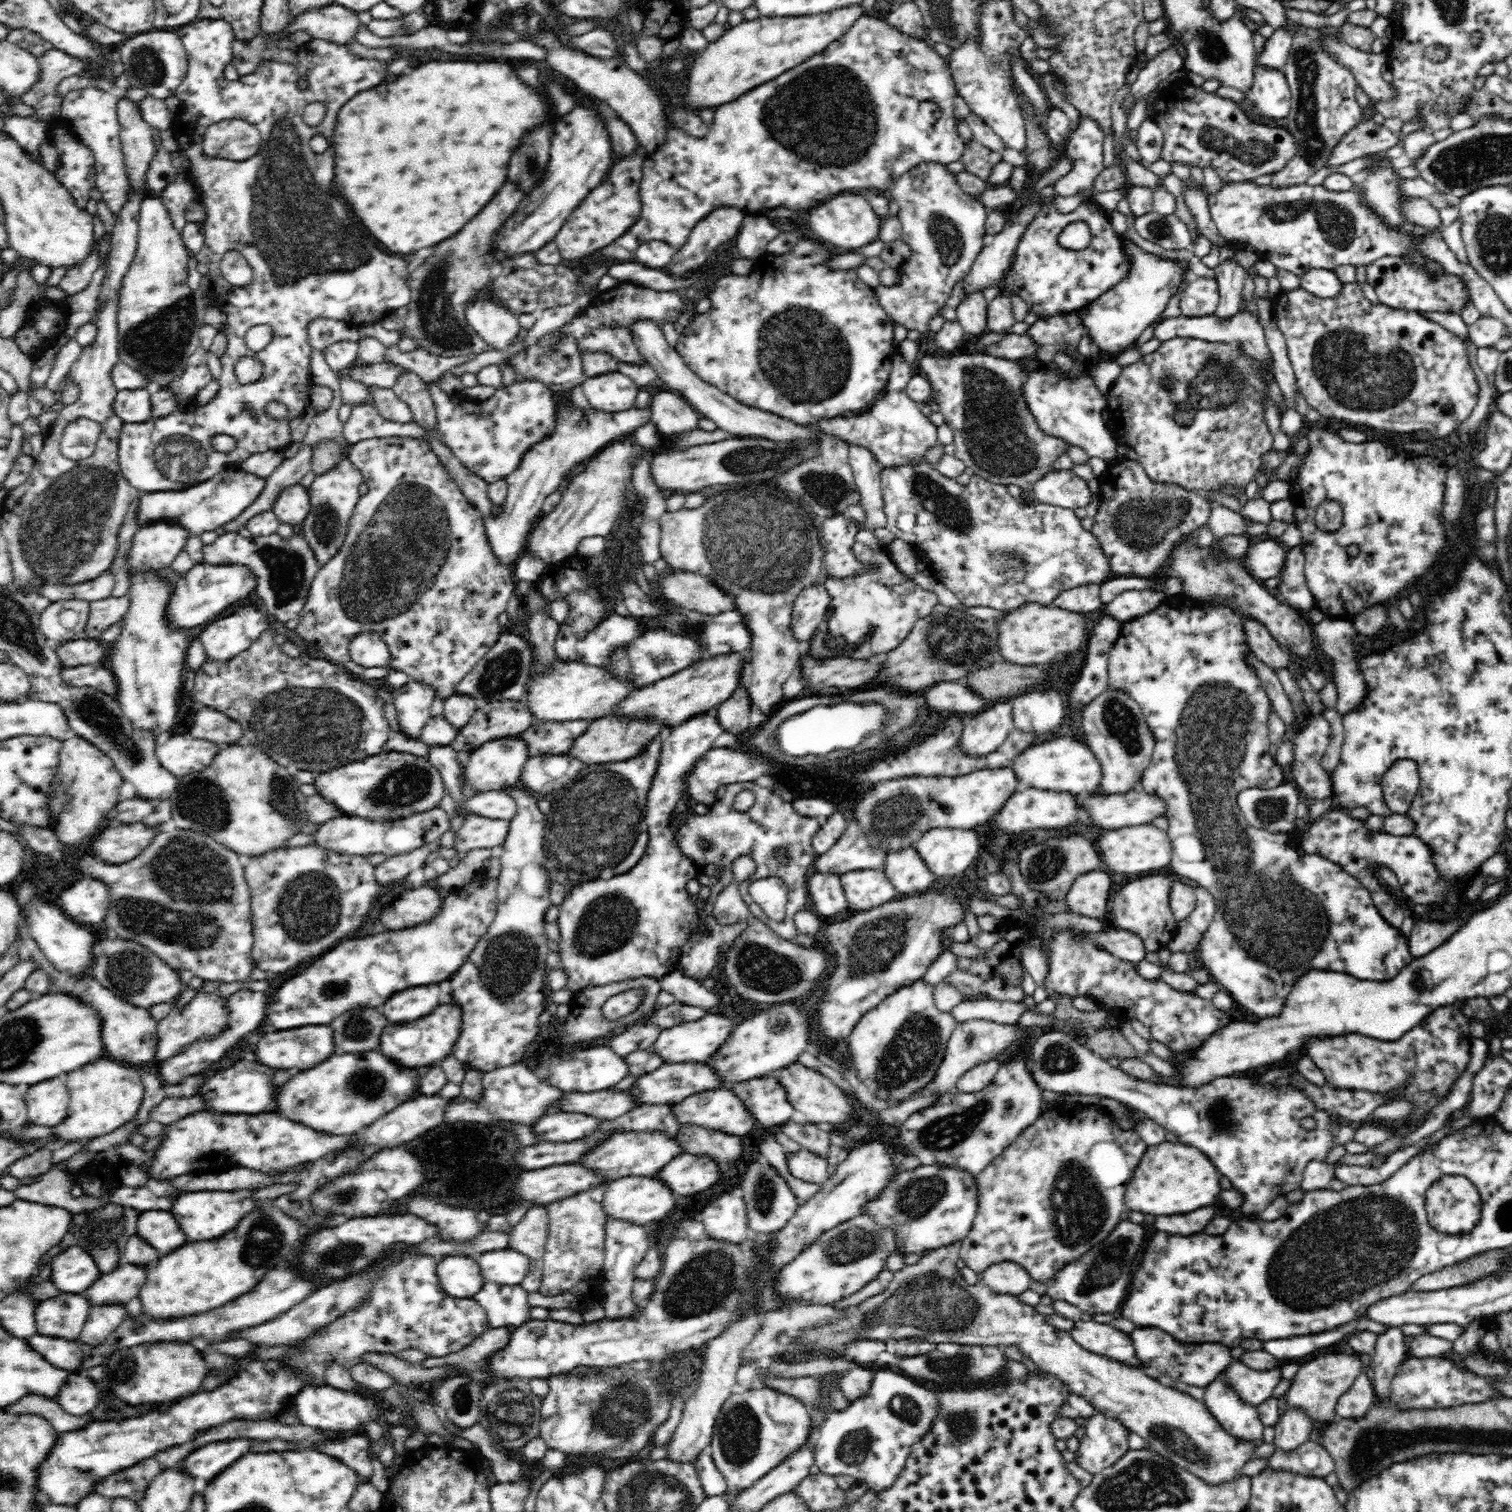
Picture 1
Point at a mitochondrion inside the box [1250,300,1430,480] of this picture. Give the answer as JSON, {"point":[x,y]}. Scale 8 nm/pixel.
{"point":[1344,357]}

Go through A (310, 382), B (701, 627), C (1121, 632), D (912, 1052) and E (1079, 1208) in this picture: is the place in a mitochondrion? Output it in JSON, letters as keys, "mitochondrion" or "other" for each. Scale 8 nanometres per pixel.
{"A":"other","B":"mitochondrion","C":"other","D":"mitochondrion","E":"mitochondrion"}

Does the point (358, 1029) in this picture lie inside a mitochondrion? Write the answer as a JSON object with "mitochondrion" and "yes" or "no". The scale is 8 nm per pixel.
{"mitochondrion":"yes"}

